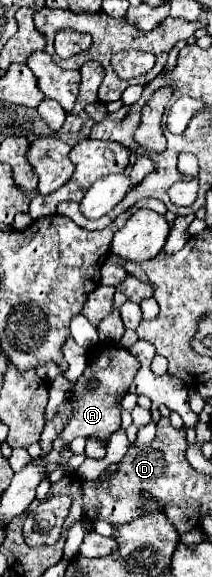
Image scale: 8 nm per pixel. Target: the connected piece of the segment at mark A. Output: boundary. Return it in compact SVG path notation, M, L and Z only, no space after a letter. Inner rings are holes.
M100 346L94 352L94 356L88 360L84 374L78 378L78 382L72 388L72 396L74 396L72 416L70 416L66 428L60 432L59 437L69 445L72 440L78 437L108 438L112 432L116 432L120 428L120 410L116 406L116 396L120 396L128 390L138 368L140 368L140 362L128 350ZM90 380L98 382L98 386L94 390L88 388Z

